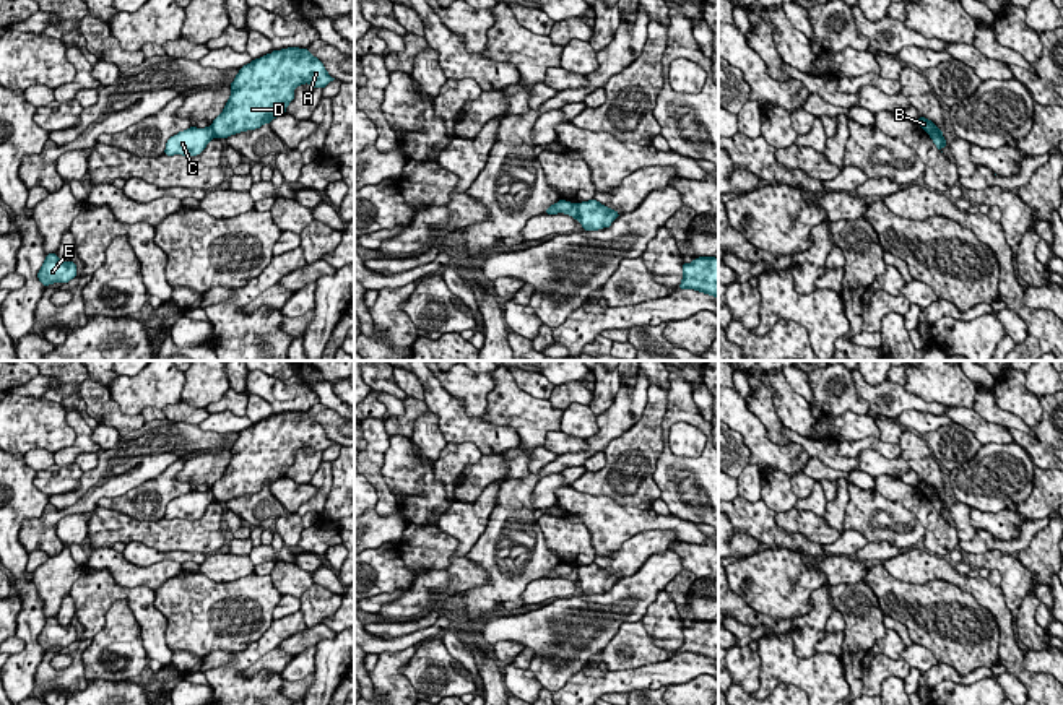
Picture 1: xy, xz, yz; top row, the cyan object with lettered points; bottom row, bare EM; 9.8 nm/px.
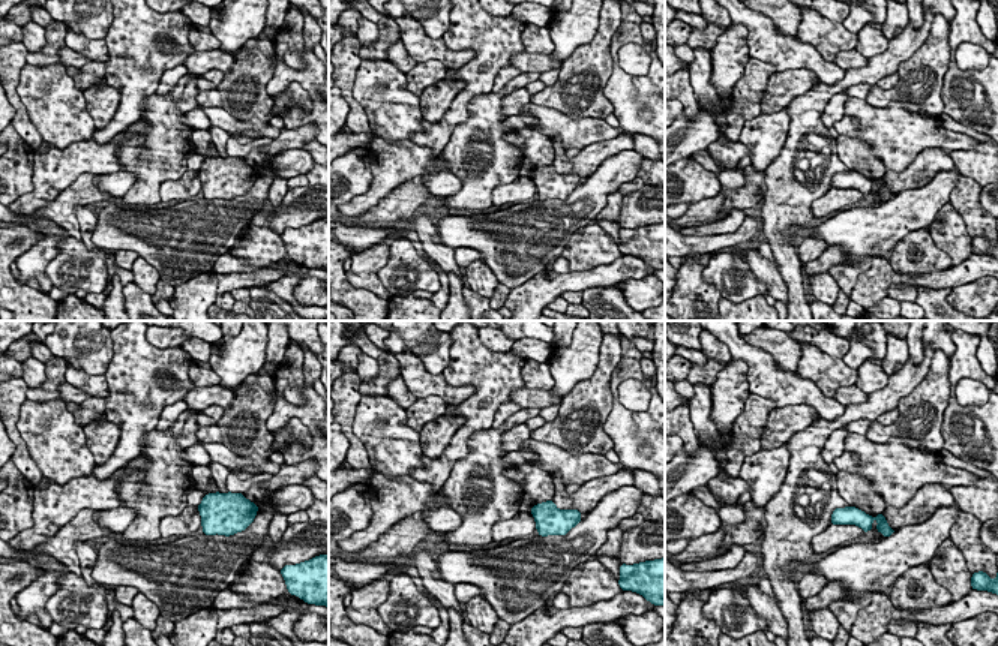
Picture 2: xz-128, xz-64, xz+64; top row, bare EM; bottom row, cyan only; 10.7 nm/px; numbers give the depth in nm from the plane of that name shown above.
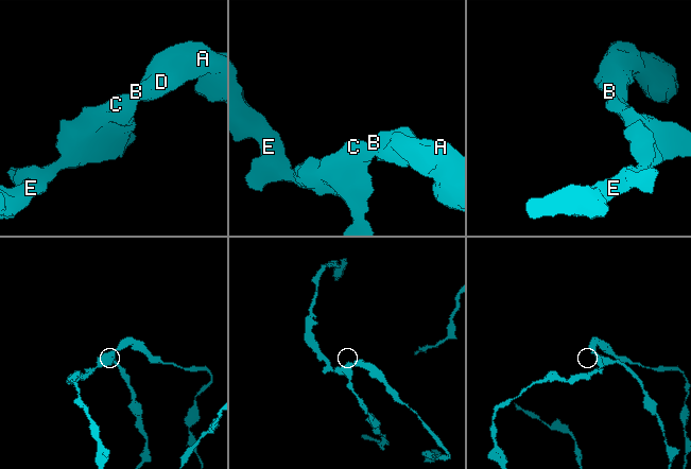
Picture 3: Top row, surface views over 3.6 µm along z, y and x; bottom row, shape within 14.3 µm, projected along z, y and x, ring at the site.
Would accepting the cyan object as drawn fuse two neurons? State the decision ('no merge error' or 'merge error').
merge error

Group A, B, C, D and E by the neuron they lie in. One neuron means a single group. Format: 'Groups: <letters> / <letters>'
Groups: A B D / C E

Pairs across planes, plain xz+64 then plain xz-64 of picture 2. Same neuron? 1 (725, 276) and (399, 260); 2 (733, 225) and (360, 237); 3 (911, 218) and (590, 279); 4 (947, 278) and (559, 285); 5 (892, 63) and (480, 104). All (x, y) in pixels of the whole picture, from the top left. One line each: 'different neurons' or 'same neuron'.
1: same neuron
2: same neuron
3: different neurons
4: same neuron
5: same neuron

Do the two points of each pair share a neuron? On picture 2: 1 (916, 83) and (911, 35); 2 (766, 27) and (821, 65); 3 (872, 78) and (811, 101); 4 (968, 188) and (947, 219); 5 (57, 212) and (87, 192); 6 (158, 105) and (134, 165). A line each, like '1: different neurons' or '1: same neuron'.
1: different neurons
2: same neuron
3: same neuron
4: different neurons
5: same neuron
6: same neuron

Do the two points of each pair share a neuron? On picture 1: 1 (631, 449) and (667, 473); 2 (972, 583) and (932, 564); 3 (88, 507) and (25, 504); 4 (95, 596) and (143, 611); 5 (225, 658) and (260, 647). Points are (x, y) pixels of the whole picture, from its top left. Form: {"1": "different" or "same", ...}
{"1": "different", "2": "same", "3": "different", "4": "same", "5": "same"}

